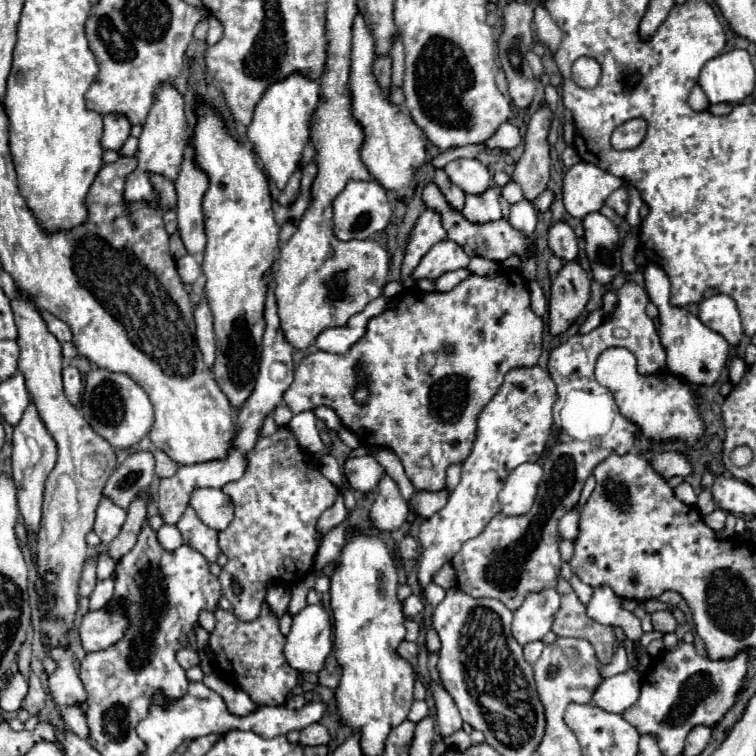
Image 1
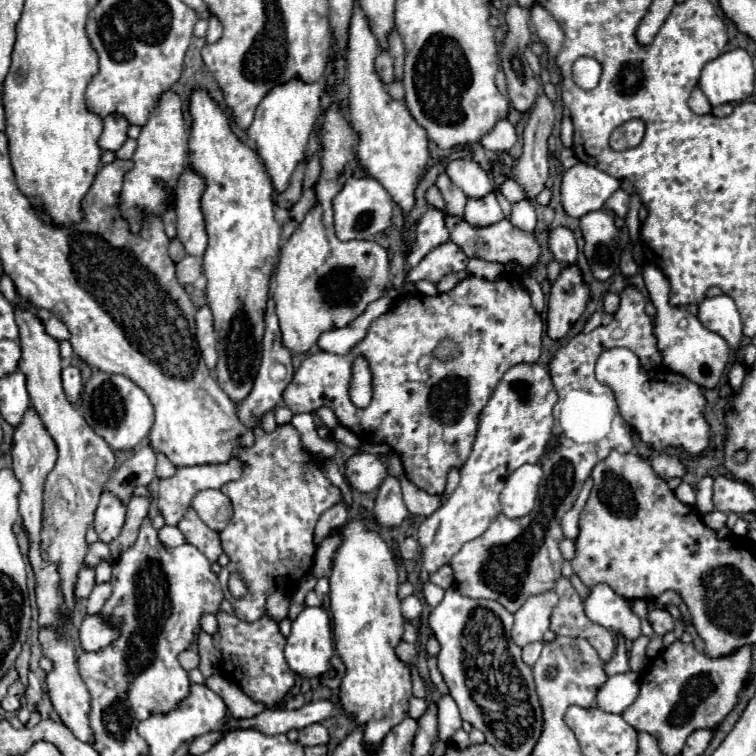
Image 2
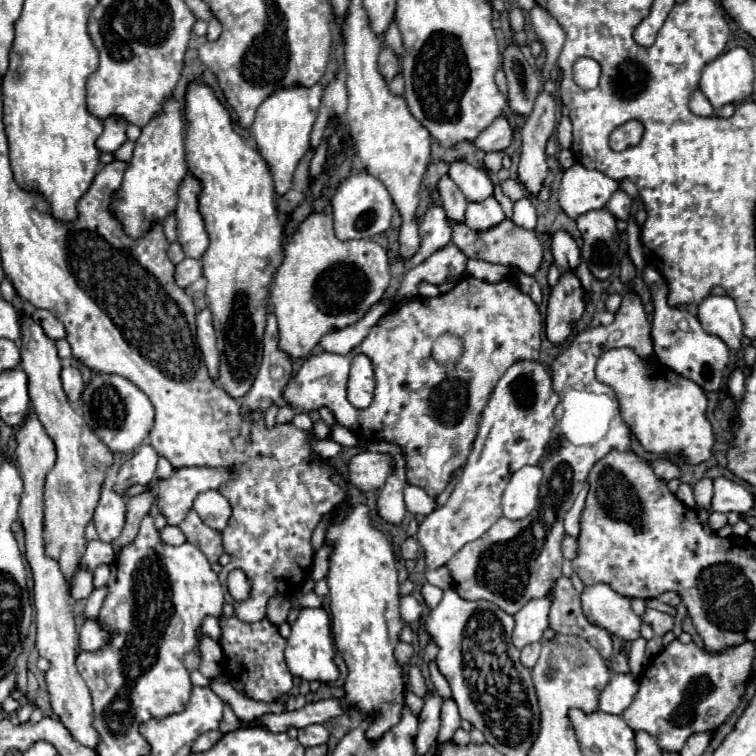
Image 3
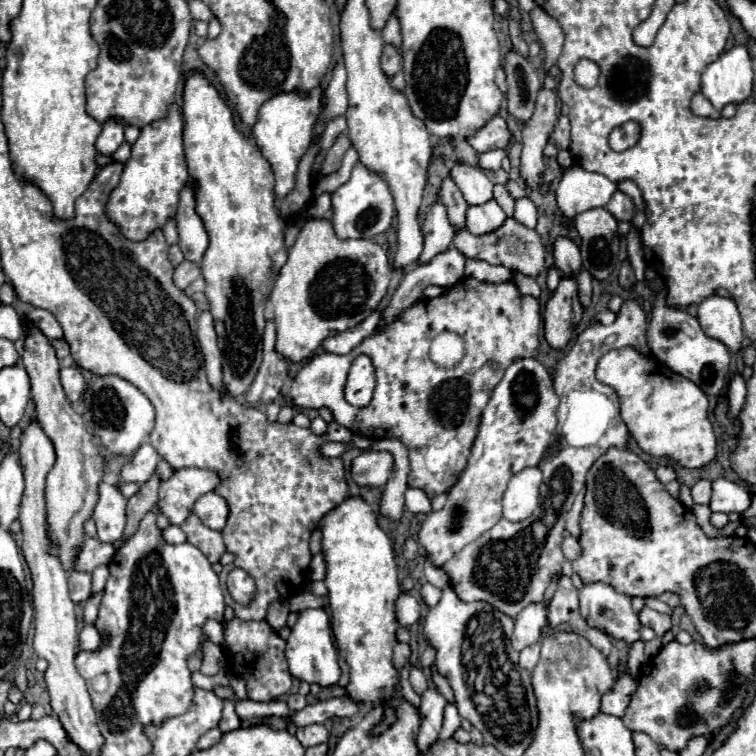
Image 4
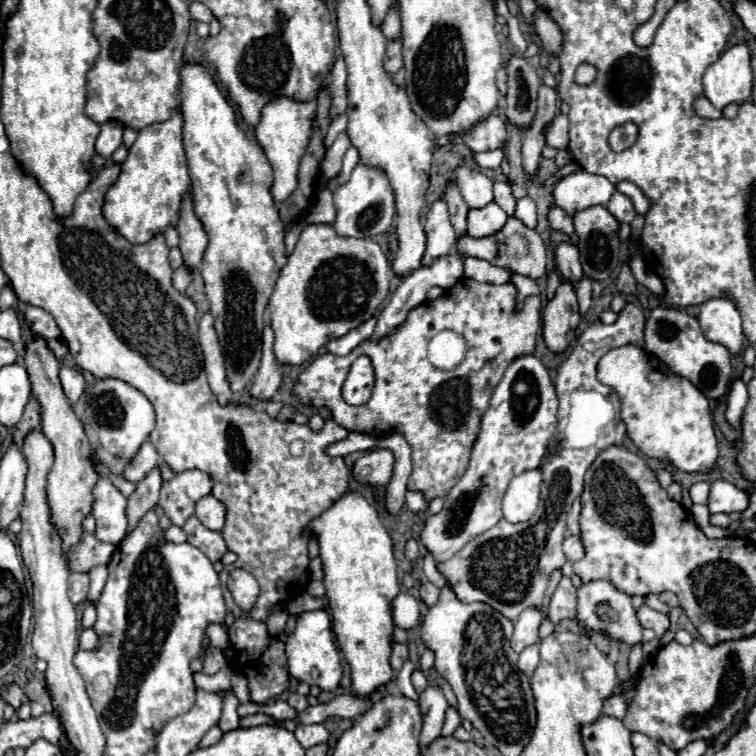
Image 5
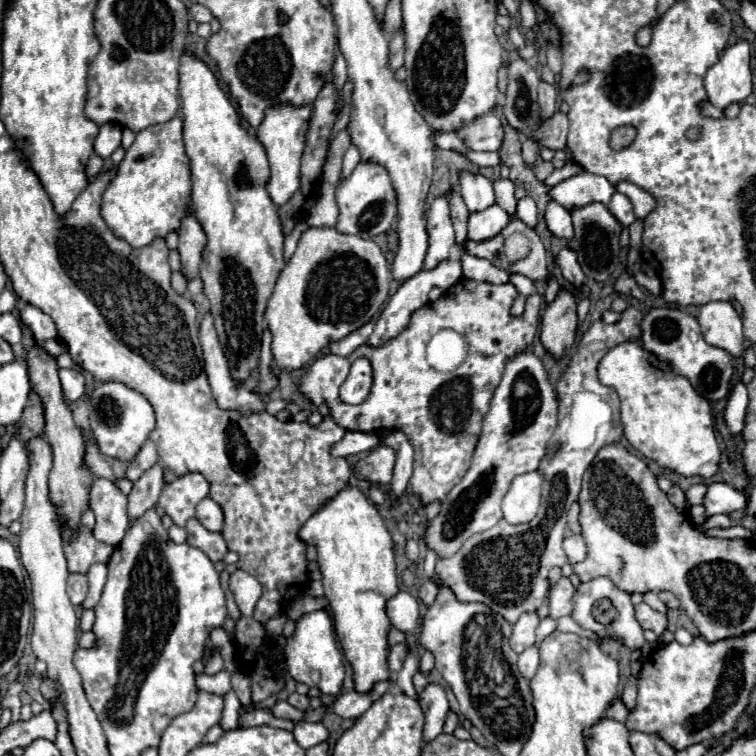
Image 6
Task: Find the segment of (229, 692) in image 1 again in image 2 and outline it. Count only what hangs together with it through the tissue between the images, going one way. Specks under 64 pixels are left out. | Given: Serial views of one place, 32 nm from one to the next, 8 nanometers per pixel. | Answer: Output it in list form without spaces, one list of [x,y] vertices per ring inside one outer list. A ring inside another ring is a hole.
[[[212,674],[210,678],[206,678],[206,686],[210,690],[214,690],[226,702],[226,706],[234,718],[250,718],[266,708],[264,704],[250,700],[236,684],[224,680],[220,674]]]

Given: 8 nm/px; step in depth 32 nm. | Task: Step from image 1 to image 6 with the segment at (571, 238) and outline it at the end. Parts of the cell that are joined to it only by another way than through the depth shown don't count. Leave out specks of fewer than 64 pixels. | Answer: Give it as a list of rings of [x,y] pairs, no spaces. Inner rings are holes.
[[[564,246],[564,248],[558,252],[558,266],[560,266],[560,270],[562,270],[562,276],[564,276],[572,286],[580,286],[580,284],[588,282],[586,276],[584,276],[584,272],[582,272],[582,268],[580,268],[580,264],[578,264],[578,260],[576,260],[576,252],[572,252],[572,248]]]

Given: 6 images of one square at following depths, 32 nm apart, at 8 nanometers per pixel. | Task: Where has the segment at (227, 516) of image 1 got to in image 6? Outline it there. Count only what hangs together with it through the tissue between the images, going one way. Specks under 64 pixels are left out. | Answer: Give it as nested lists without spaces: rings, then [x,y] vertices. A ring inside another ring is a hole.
[[[210,496],[200,500],[200,504],[196,506],[196,518],[200,520],[200,524],[204,528],[208,528],[212,532],[220,532],[224,526],[224,510]]]

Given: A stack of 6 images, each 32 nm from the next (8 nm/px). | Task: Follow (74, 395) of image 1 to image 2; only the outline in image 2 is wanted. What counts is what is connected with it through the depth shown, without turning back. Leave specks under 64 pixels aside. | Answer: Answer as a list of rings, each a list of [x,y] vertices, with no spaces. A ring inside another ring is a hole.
[[[68,366],[62,370],[62,384],[64,384],[64,392],[68,396],[68,400],[72,404],[78,402],[80,392],[82,392],[82,378],[80,378],[80,370],[74,366]]]

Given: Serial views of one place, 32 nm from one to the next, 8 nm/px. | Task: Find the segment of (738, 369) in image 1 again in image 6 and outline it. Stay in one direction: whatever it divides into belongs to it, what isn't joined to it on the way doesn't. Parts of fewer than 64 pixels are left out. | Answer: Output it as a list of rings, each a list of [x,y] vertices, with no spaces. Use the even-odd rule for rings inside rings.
[[[738,382],[732,388],[732,392],[728,394],[728,406],[726,406],[726,412],[724,412],[726,424],[728,424],[732,434],[742,432],[746,408],[748,408],[748,392],[746,392],[746,386],[742,382]]]

